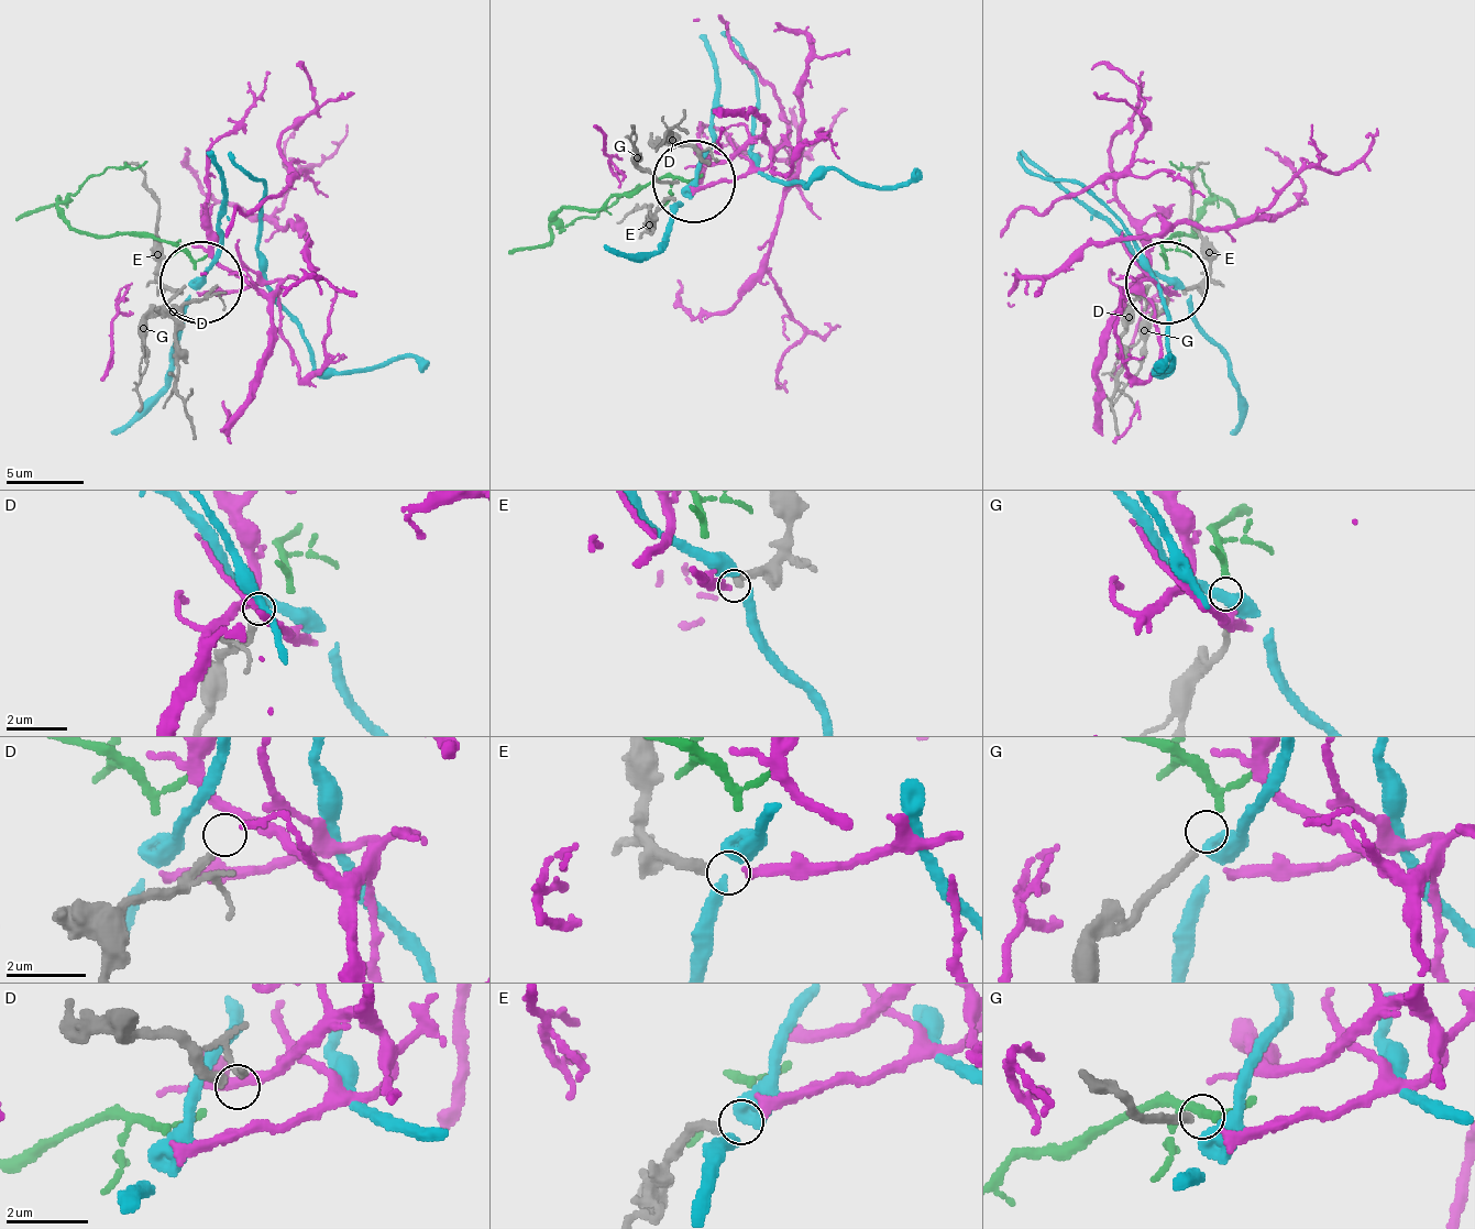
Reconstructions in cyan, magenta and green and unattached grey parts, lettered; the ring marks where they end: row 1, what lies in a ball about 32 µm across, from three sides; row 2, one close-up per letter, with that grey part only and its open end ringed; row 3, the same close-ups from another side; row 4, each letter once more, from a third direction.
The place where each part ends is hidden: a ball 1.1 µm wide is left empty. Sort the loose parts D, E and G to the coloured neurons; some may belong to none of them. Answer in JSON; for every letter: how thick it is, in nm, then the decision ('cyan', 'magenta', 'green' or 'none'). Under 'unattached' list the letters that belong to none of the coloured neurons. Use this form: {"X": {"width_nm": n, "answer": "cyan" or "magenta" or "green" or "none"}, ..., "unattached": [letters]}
{"D": {"width_nm": 200, "answer": "none"}, "E": {"width_nm": 260, "answer": "magenta"}, "G": {"width_nm": 190, "answer": "green"}, "unattached": ["D"]}

